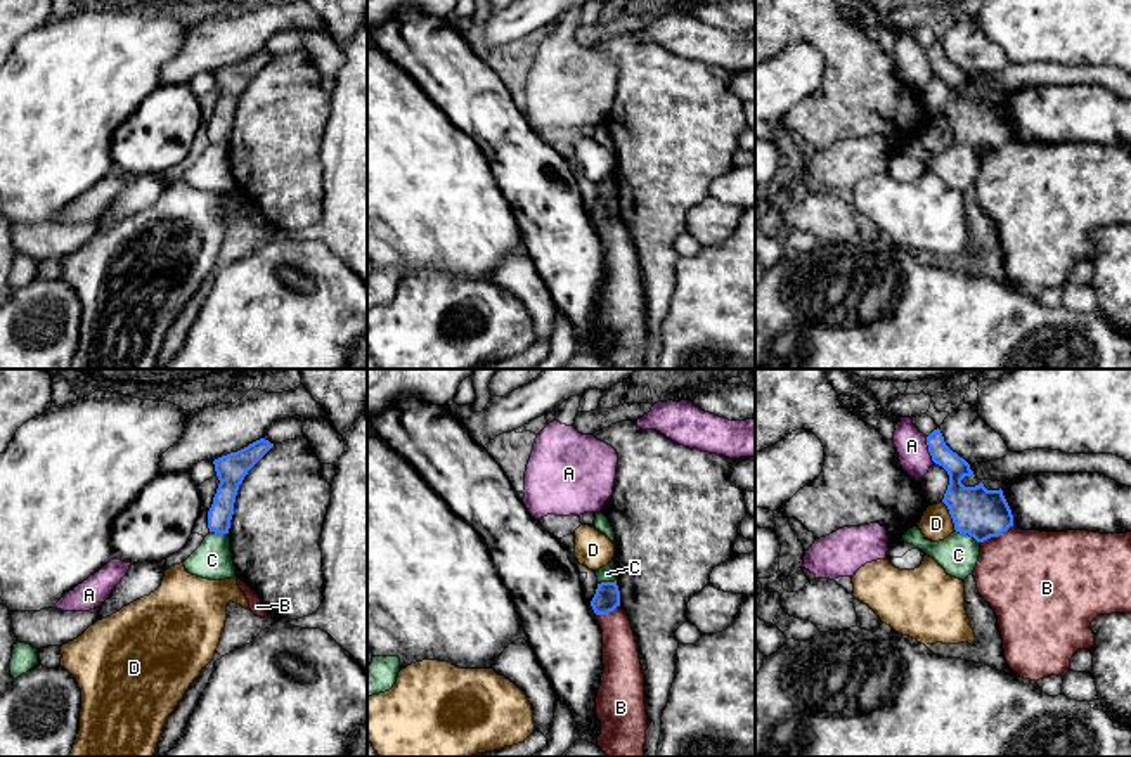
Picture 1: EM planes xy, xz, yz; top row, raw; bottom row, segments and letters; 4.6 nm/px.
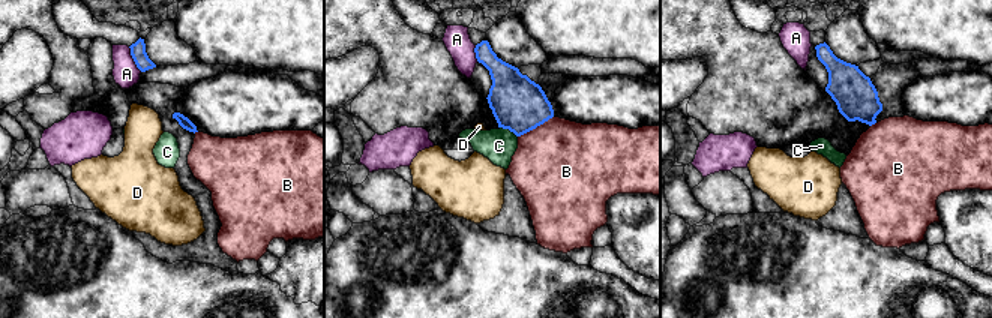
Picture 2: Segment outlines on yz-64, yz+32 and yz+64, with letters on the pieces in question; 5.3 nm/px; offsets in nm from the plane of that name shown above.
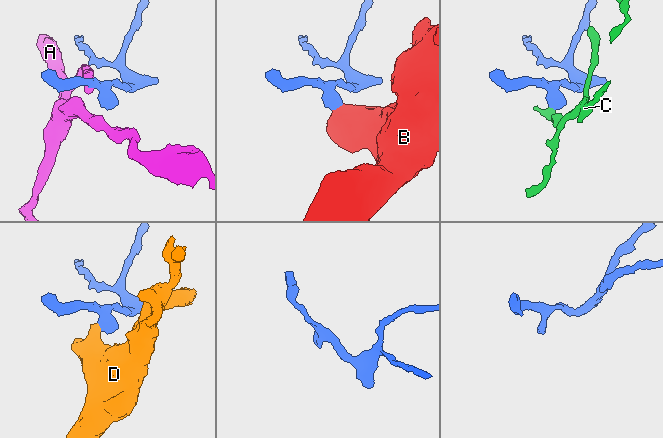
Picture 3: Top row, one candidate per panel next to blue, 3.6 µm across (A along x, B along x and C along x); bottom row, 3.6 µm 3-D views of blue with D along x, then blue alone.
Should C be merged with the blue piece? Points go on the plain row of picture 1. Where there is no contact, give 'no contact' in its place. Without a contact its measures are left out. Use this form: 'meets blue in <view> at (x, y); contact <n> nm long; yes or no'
meets blue in yz at (969, 146); contact 130 nm long; no

